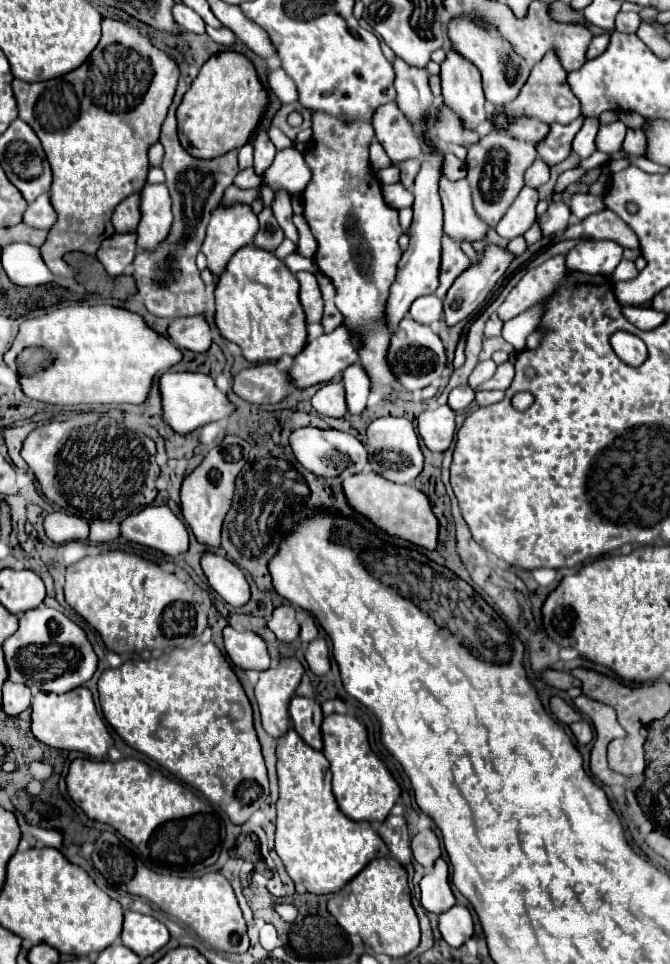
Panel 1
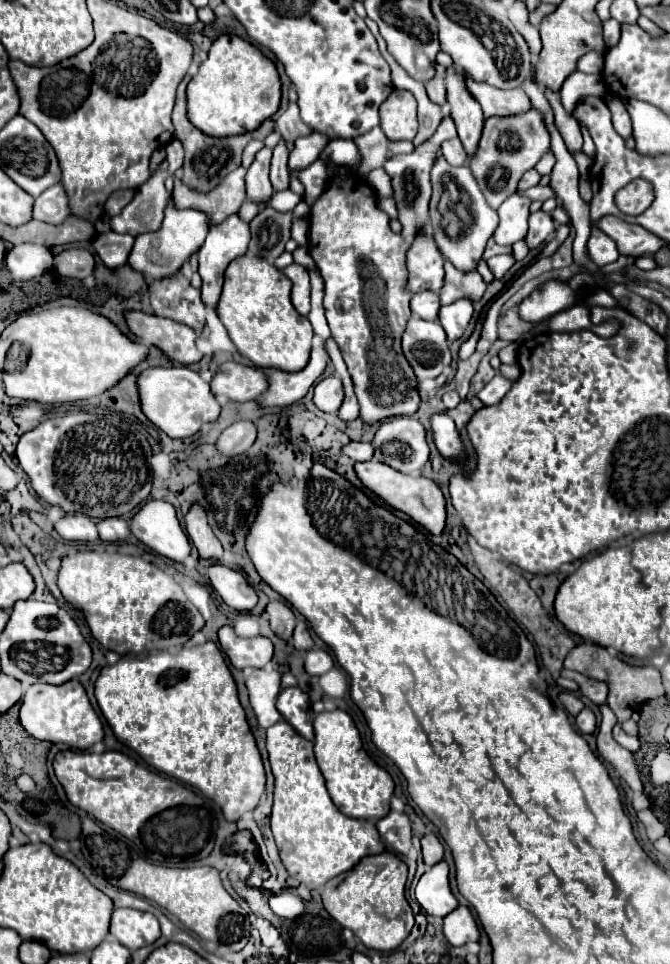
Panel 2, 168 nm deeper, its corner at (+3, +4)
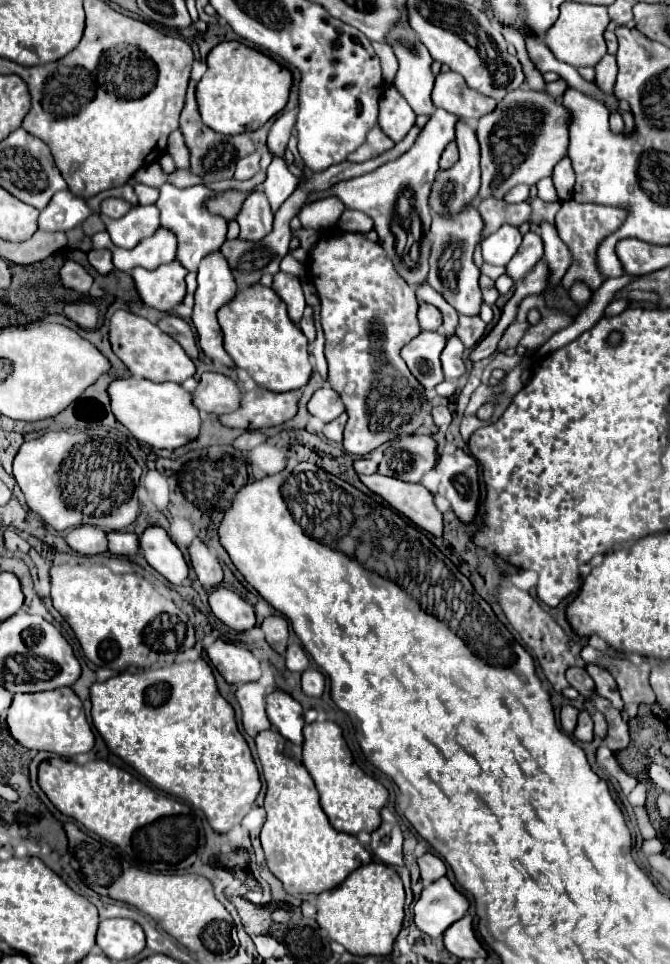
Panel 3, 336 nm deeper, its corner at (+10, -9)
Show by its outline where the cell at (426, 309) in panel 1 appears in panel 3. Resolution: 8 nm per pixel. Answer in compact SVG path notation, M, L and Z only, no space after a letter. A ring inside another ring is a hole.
M419 302L419 324L423 330L441 330L441 312L433 306L433 304L427 304L427 302Z

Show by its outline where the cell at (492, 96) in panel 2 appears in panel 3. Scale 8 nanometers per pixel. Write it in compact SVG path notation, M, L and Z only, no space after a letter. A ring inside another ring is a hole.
M439 72L435 76L437 84L437 100L435 108L451 110L453 114L459 114L463 120L469 118L481 118L483 114L489 114L497 102L493 98L483 98L483 94L471 90L463 78L455 72Z

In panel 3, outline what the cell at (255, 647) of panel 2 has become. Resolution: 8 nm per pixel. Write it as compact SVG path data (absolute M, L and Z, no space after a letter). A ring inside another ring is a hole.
M215 640L207 648L207 656L229 684L255 682L261 678L259 660L245 648L239 648L225 640Z

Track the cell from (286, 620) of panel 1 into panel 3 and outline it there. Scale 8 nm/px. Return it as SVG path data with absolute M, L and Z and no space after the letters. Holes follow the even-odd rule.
M269 616L263 620L261 630L265 632L265 640L269 642L269 646L279 652L285 654L287 650L287 638L289 638L289 624L283 616Z

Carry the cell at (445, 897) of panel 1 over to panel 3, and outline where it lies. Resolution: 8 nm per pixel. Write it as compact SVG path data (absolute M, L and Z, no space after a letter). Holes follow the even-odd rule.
M439 878L427 886L413 906L417 928L433 938L441 938L451 922L461 920L467 910L469 898L461 894L449 878Z

